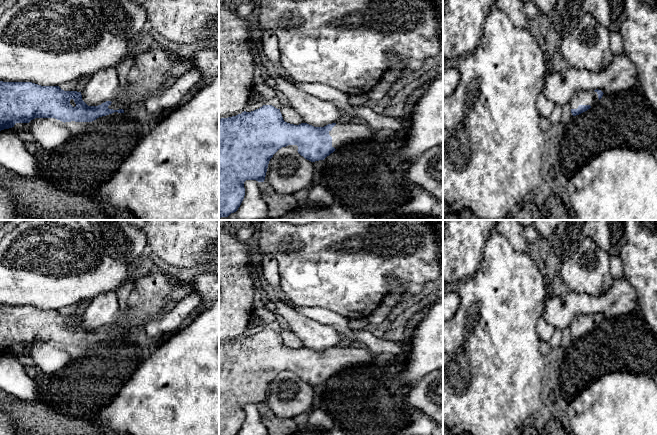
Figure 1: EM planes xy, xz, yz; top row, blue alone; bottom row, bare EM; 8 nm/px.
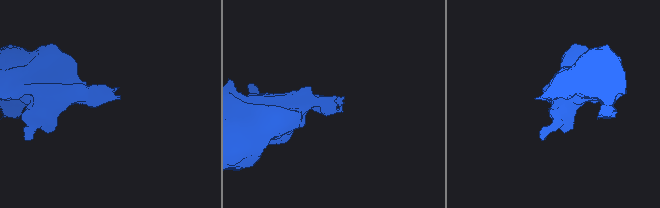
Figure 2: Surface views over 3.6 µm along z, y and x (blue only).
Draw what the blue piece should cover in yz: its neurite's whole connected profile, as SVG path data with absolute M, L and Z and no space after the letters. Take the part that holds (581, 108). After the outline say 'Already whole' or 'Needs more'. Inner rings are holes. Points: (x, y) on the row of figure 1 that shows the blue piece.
M598 89L575 92L570 101L572 115L576 116L590 109L598 100L602 98L603 94L604 93Z. Needs more

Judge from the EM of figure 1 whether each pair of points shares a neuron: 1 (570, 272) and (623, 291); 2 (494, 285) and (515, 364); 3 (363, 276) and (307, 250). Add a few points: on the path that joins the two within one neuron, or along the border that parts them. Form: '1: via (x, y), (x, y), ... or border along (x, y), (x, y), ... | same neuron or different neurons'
1: border along (614, 279), (605, 292), (588, 295) | different neurons
2: via (498, 304), (498, 344) | same neuron
3: via (349, 276), (343, 276), (330, 263), (321, 262) | same neuron

